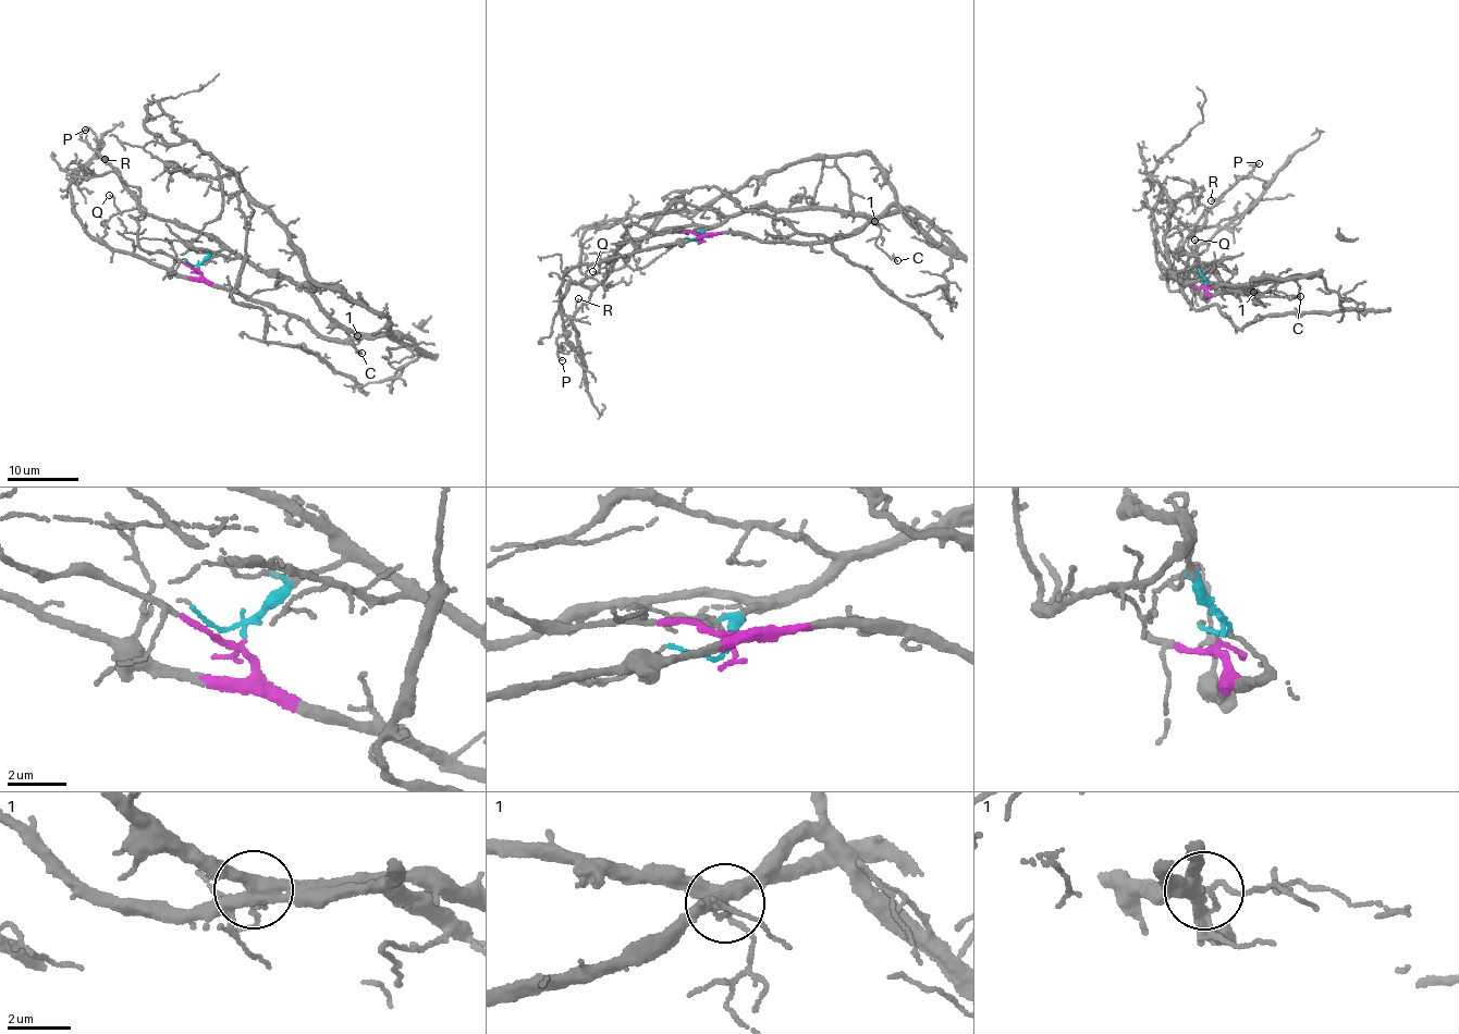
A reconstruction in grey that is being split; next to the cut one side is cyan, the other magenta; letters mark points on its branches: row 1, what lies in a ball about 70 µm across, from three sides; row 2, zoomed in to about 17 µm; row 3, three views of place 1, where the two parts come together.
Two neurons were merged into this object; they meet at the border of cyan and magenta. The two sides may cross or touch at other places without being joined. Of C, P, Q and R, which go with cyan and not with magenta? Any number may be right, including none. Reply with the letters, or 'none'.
C, P, Q, R

